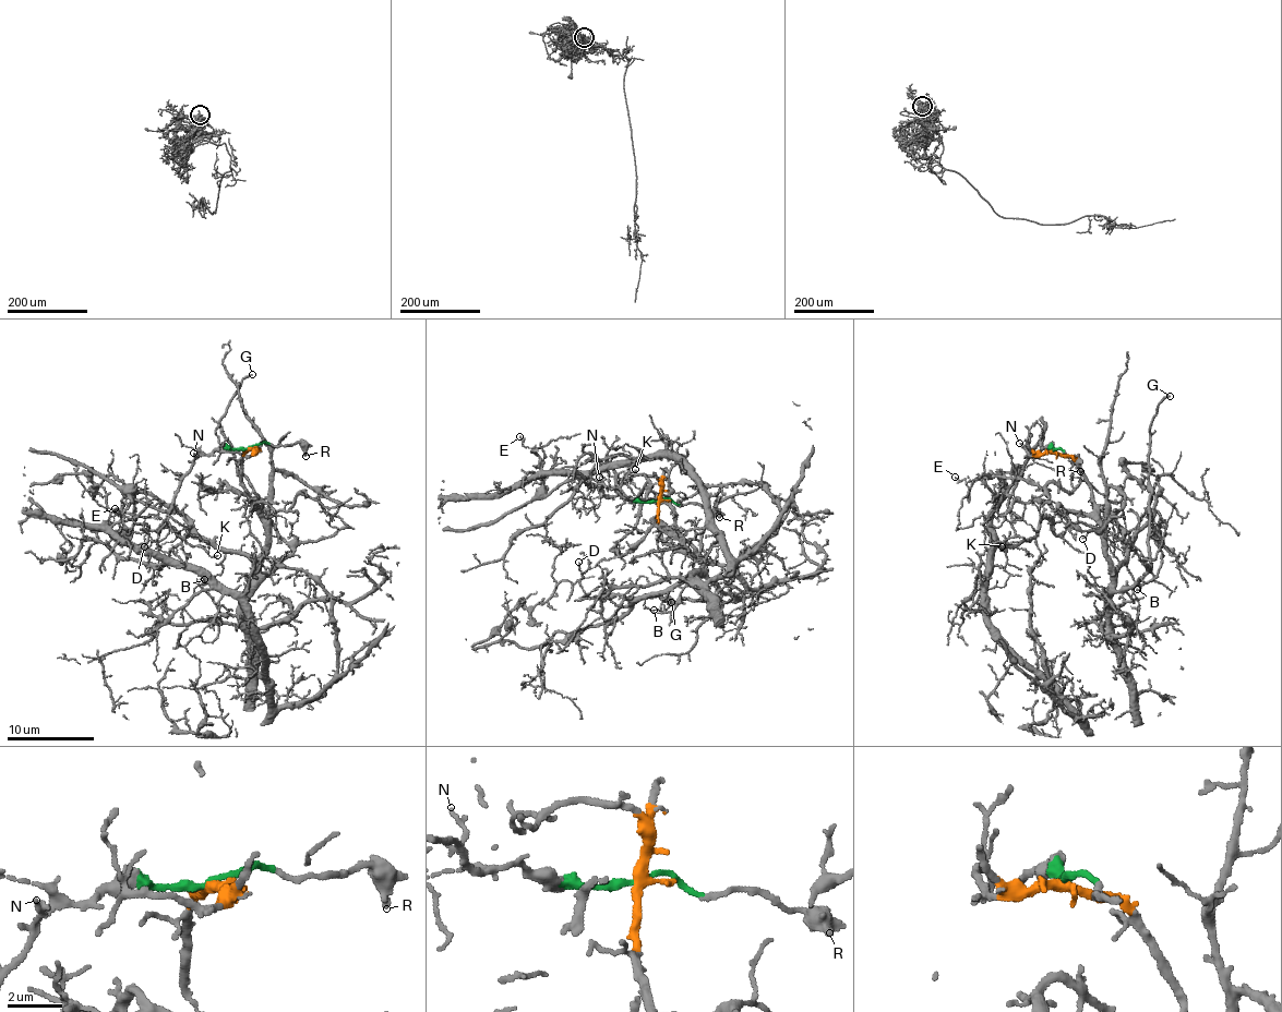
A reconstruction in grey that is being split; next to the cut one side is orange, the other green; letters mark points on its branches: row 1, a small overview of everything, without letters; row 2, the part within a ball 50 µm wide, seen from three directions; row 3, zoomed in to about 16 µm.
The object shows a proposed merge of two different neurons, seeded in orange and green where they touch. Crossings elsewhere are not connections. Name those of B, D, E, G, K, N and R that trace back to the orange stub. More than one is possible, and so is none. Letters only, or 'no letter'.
B, D, G

